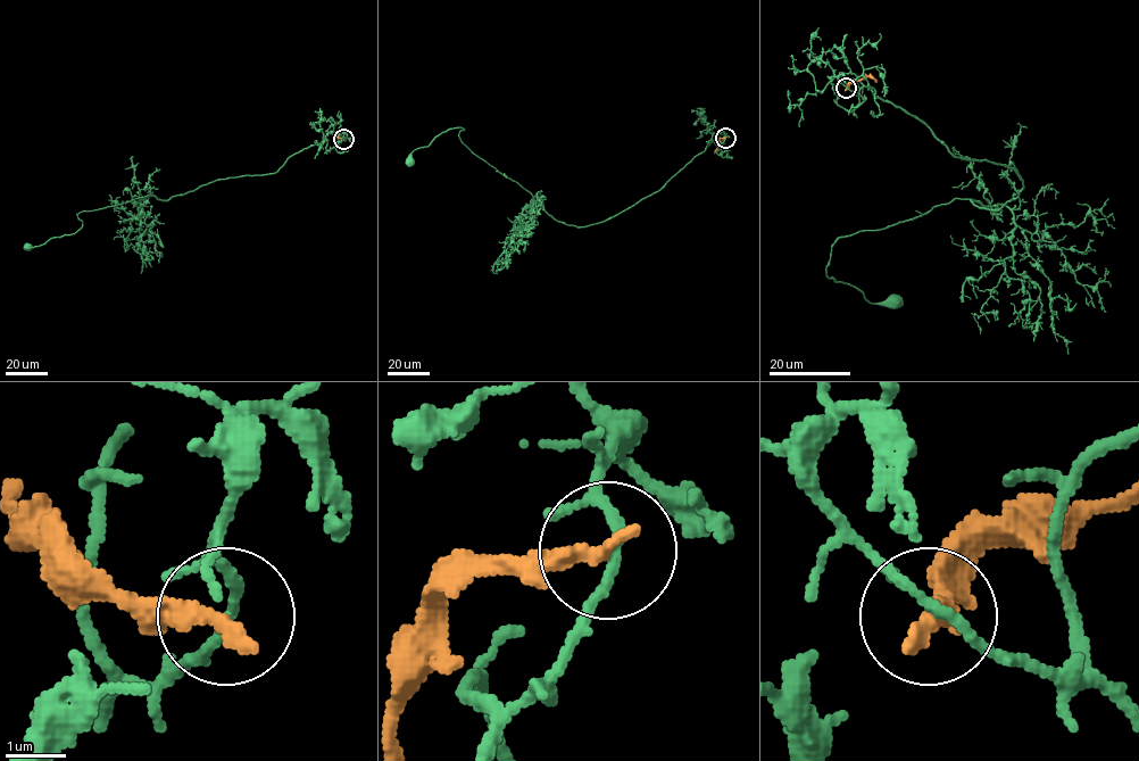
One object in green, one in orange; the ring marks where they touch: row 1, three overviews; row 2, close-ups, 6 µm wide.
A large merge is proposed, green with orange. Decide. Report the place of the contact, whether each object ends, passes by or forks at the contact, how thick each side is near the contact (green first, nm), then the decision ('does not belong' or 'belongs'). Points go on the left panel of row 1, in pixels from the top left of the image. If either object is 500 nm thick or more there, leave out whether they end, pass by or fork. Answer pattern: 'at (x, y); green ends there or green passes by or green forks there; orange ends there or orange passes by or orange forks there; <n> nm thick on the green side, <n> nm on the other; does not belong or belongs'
at (343, 139); green passes by; orange ends there; 160 nm thick on the green side, 320 nm on the other; does not belong

